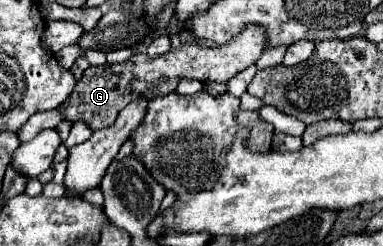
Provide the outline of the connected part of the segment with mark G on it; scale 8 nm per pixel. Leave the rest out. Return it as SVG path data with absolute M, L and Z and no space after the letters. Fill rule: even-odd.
M247 25L235 39L221 47L207 47L201 43L181 45L179 49L171 49L165 55L149 57L147 53L135 53L125 63L113 63L103 67L89 67L83 77L77 81L73 93L59 105L63 111L63 121L79 123L83 121L89 129L97 131L115 123L121 109L137 101L139 97L163 97L177 89L177 79L199 79L201 83L219 81L227 83L235 73L253 65L259 55L267 49L267 35L259 25Z

